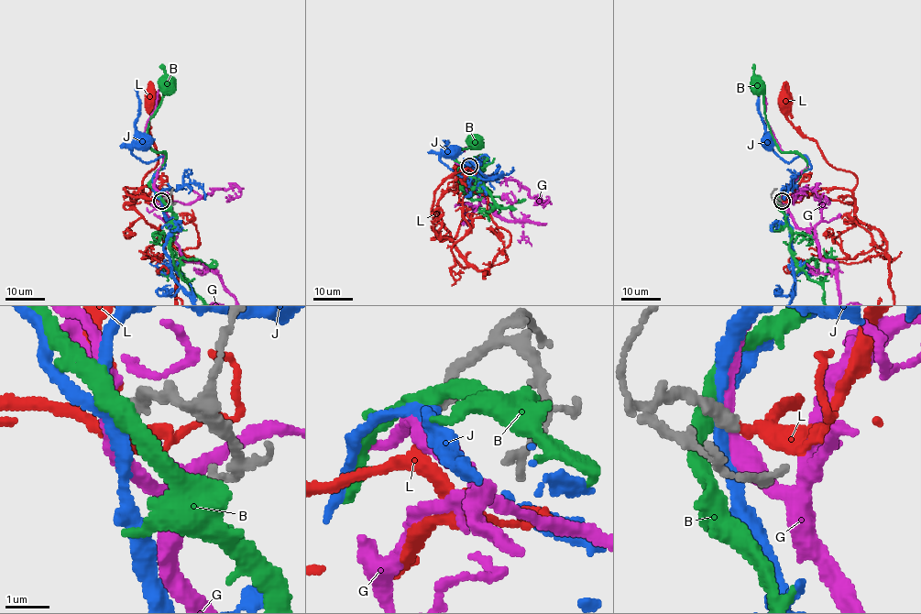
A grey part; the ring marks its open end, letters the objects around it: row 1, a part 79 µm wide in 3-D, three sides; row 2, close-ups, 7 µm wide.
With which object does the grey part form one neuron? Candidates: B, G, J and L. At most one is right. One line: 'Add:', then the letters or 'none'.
Add: L

